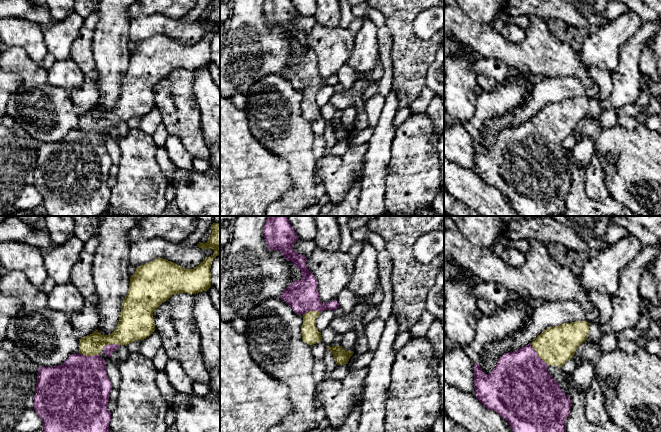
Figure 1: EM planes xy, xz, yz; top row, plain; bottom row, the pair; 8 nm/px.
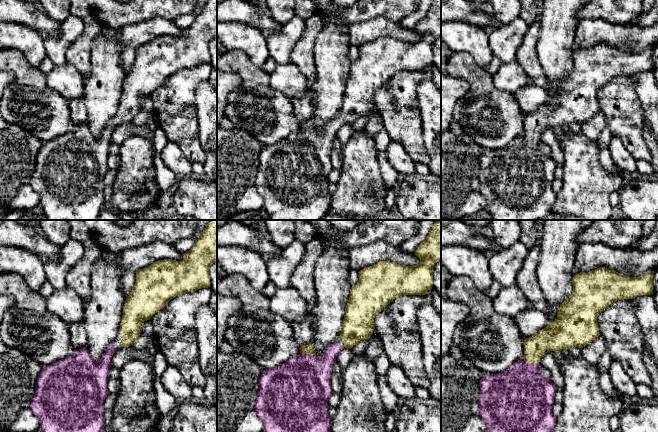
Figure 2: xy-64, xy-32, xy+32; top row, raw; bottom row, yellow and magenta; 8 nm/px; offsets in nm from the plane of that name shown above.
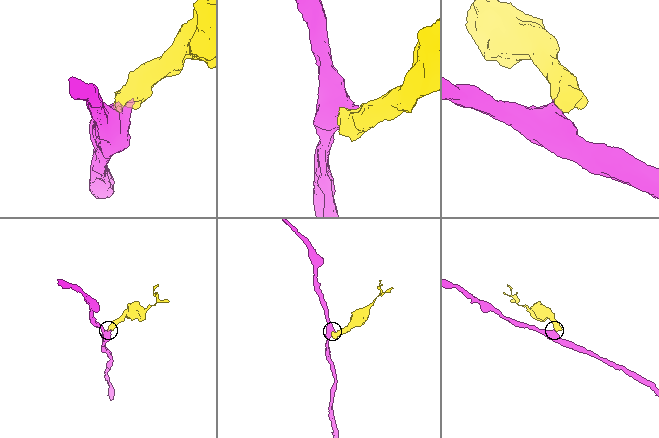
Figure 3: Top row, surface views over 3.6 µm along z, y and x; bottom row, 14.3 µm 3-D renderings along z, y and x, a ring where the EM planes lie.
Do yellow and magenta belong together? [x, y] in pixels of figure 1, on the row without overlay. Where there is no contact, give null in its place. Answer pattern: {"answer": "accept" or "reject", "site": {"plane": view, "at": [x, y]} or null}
{"answer": "accept", "site": {"plane": "yz", "at": [538, 131]}}

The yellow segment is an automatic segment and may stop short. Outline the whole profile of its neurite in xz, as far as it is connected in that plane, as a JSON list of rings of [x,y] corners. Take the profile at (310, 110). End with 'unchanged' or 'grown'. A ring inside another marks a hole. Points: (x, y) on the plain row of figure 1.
[[[265,0],[263,10],[268,25],[280,27],[287,37],[291,37],[302,47],[302,55],[292,58],[279,73],[294,89],[303,91],[303,118],[313,121],[322,117],[321,108],[316,103],[316,94],[324,86],[335,87],[339,84],[338,77],[320,77],[317,56],[307,44],[307,34],[293,25],[293,20],[299,13],[291,0]]]; grown

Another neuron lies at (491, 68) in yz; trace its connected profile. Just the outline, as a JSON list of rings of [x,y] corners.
[[[480,58],[473,65],[472,70],[477,76],[483,75],[494,80],[496,84],[503,82],[511,71],[504,63],[488,58]]]

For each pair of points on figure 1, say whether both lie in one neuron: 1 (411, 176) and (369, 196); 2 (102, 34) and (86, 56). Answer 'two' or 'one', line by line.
1: two
2: two

